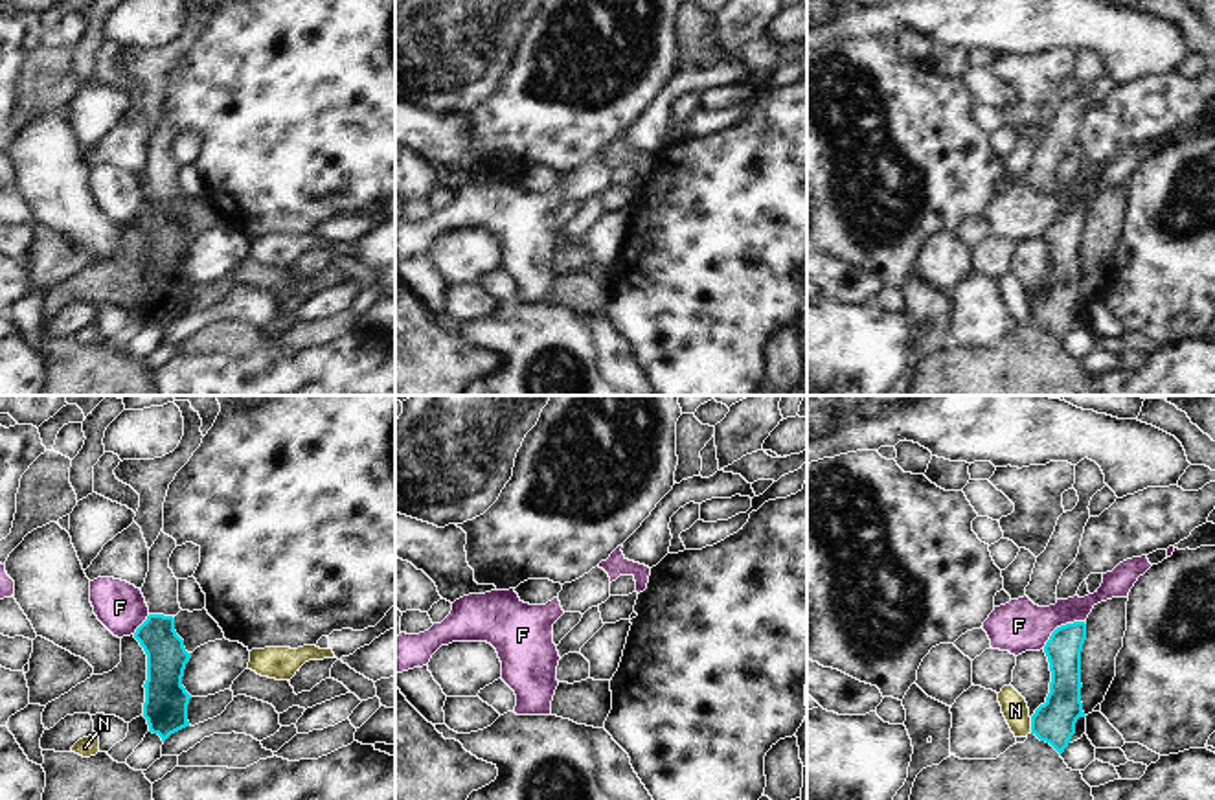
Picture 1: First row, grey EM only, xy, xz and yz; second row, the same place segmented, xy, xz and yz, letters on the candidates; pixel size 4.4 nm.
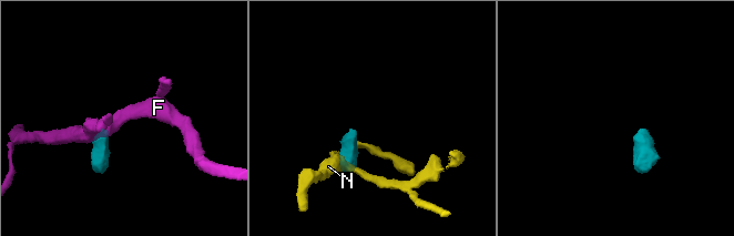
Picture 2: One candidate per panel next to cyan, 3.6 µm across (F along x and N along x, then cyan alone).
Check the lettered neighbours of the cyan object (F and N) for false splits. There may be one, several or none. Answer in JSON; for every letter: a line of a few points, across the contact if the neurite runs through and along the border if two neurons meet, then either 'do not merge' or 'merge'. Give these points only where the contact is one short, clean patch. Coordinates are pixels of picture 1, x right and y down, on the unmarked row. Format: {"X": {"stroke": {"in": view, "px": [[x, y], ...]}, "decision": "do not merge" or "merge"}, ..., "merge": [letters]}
{"F": {"stroke": {"in": "yz", "px": [[1083, 208], [1061, 212], [1043, 236]]}, "decision": "do not merge"}, "N": {"stroke": {"in": "yz", "px": [[1030, 306], [1032, 320]]}, "decision": "do not merge"}, "merge": []}

